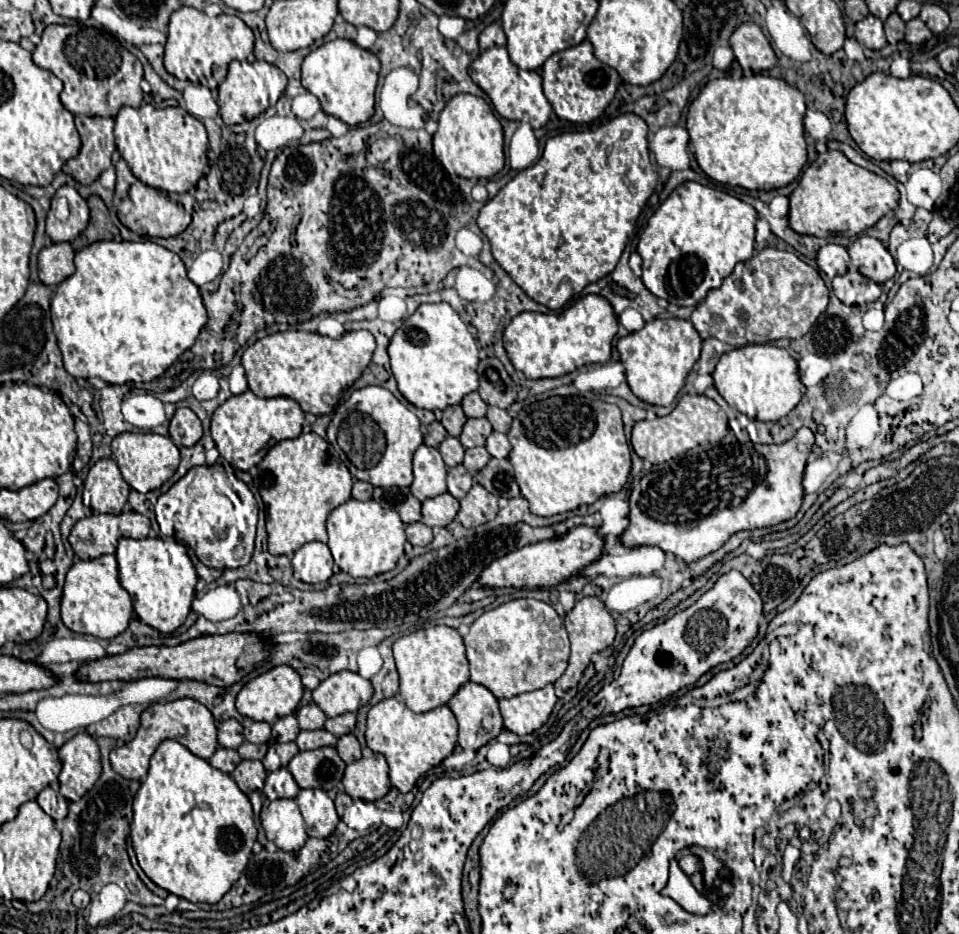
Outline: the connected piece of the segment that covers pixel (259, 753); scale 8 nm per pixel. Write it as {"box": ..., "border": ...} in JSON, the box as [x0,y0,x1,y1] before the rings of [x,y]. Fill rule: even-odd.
{"box":[238,743,266,759],"border":[[[242,743],[238,747],[238,753],[242,759],[264,759],[266,755],[266,745],[255,745],[254,743]]]}

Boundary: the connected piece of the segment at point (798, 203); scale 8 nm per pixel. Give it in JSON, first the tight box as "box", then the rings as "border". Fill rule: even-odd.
{"box":[790,151,898,237],"border":[[[826,151],[810,163],[798,187],[790,195],[790,227],[796,233],[830,237],[830,235],[848,235],[854,237],[868,227],[876,225],[880,217],[890,213],[898,205],[898,189],[888,183],[884,177],[854,165],[840,151]]]}

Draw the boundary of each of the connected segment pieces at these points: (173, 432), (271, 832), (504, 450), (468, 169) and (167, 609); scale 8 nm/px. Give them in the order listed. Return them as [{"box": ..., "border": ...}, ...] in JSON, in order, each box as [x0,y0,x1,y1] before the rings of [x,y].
[{"box":[170,407,202,447],"border":[[[178,407],[170,419],[170,437],[178,447],[192,447],[202,437],[202,423],[188,407]]]},{"box":[262,799,308,851],"border":[[[294,799],[272,801],[262,815],[262,827],[266,837],[284,851],[296,851],[308,839],[302,813]]]},{"box":[486,431,512,459],"border":[[[494,431],[494,433],[488,437],[486,449],[488,449],[488,453],[490,453],[492,457],[504,459],[504,457],[510,455],[512,445],[510,445],[510,441],[508,441],[508,437],[506,437],[504,433],[496,433],[496,431]]]},{"box":[434,93,504,179],"border":[[[460,93],[452,97],[438,119],[438,131],[434,133],[434,155],[446,167],[460,177],[490,179],[504,167],[504,137],[502,125],[494,111],[482,97]]]},{"box":[116,537,198,635],"border":[[[122,537],[118,541],[116,559],[120,585],[132,597],[132,607],[138,619],[164,635],[176,631],[190,613],[190,603],[194,599],[194,587],[198,581],[198,573],[188,557],[186,547],[178,541]]]}]

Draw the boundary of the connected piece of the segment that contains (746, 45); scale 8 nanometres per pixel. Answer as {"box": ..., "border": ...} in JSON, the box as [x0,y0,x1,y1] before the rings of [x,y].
{"box":[730,23,776,73],"border":[[[756,23],[740,25],[730,37],[730,47],[744,73],[770,71],[776,65],[776,55],[770,47],[770,41]]]}

